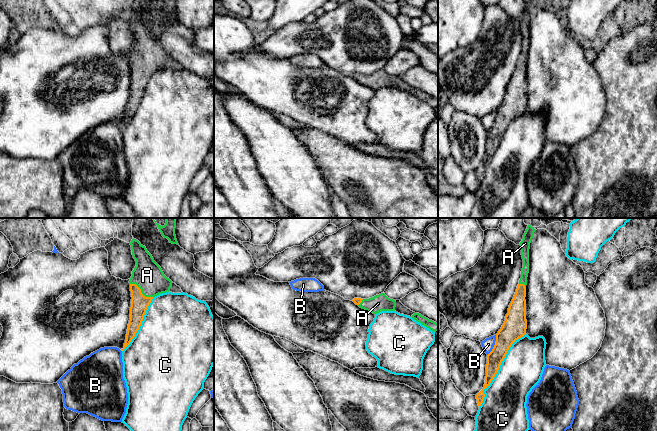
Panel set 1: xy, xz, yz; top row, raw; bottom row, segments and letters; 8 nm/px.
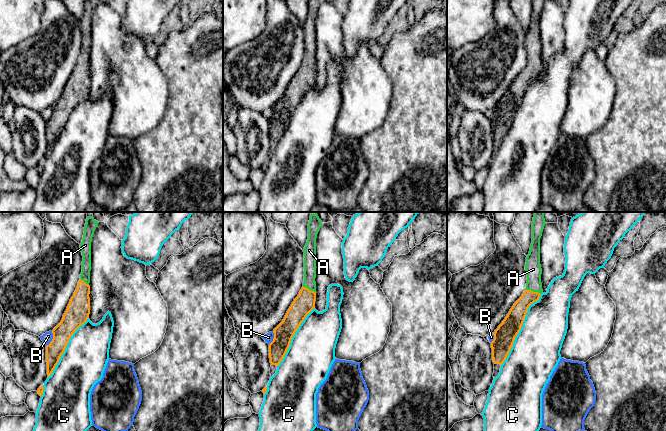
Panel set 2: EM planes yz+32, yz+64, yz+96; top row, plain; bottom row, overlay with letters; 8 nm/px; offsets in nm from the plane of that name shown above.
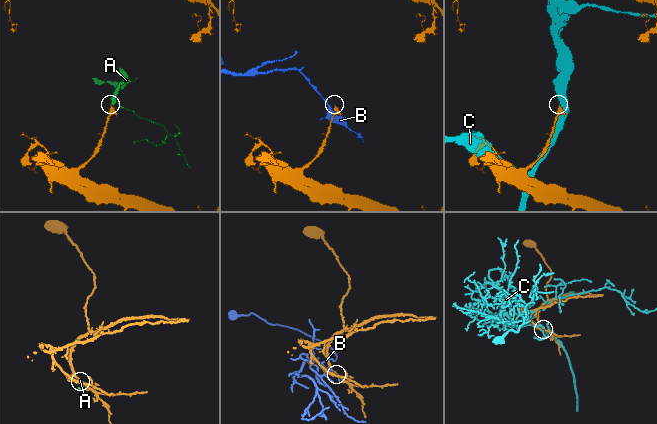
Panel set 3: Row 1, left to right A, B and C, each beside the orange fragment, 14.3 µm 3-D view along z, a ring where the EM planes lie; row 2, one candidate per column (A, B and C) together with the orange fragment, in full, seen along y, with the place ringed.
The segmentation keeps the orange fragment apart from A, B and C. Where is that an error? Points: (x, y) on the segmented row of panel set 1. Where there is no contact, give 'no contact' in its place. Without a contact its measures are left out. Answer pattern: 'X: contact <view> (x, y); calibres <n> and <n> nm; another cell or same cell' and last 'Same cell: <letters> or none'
A: contact xy (140, 291); calibres 140 and 240 nm; same cell
B: contact yz (494, 345); calibres 190 and 90 nm; another cell
C: contact yz (498, 369); calibres 140 and 340 nm; another cell
Same cell: A

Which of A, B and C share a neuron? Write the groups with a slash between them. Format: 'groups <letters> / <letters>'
groups A / B / C

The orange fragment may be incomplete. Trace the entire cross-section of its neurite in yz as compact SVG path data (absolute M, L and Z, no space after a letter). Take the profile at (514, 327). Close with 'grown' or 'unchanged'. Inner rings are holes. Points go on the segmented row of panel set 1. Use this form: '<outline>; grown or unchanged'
M528 225L523 235L523 239L520 242L521 255L523 259L521 278L515 295L509 305L505 321L501 329L496 334L495 345L492 351L487 355L485 384L483 389L476 395L479 407L483 403L485 397L483 390L486 389L494 379L509 348L516 340L526 334L527 320L525 297L527 277L529 273L529 249L535 231L536 229L534 227Z; grown

